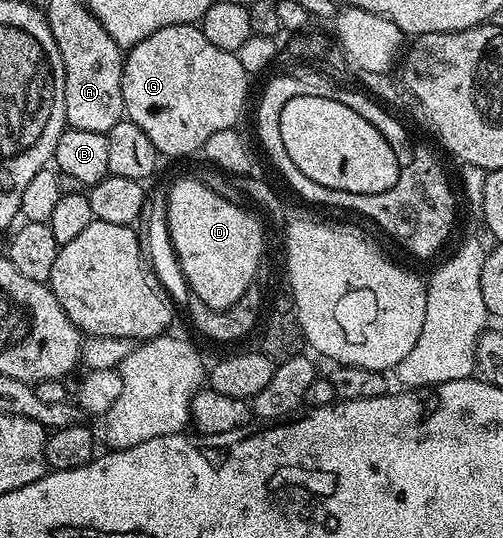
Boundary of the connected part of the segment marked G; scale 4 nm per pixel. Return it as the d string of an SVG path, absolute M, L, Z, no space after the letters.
M197 25L160 28L160 32L152 32L152 36L125 51L122 64L124 114L148 135L152 144L156 144L159 155L166 157L167 154L170 158L197 155L212 132L224 132L241 123L242 113L248 106L246 93L250 90L250 82L237 53L216 48Z

